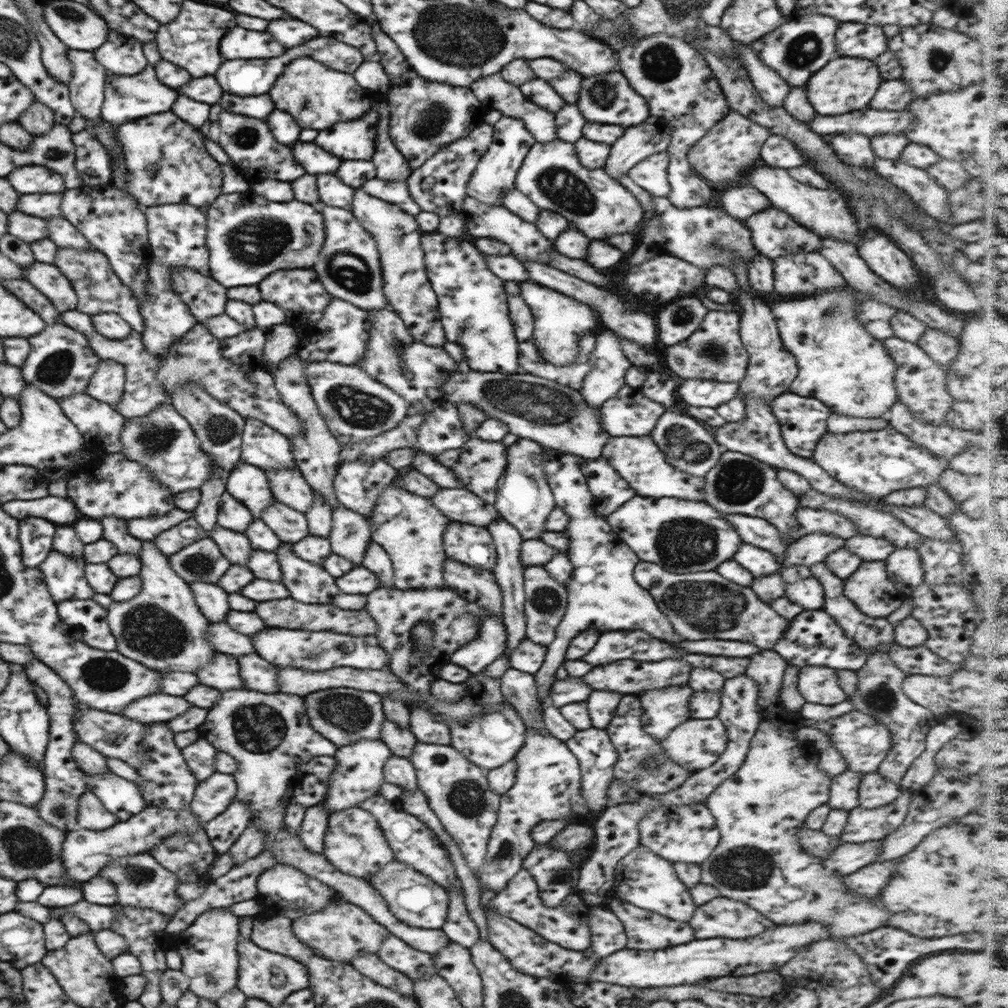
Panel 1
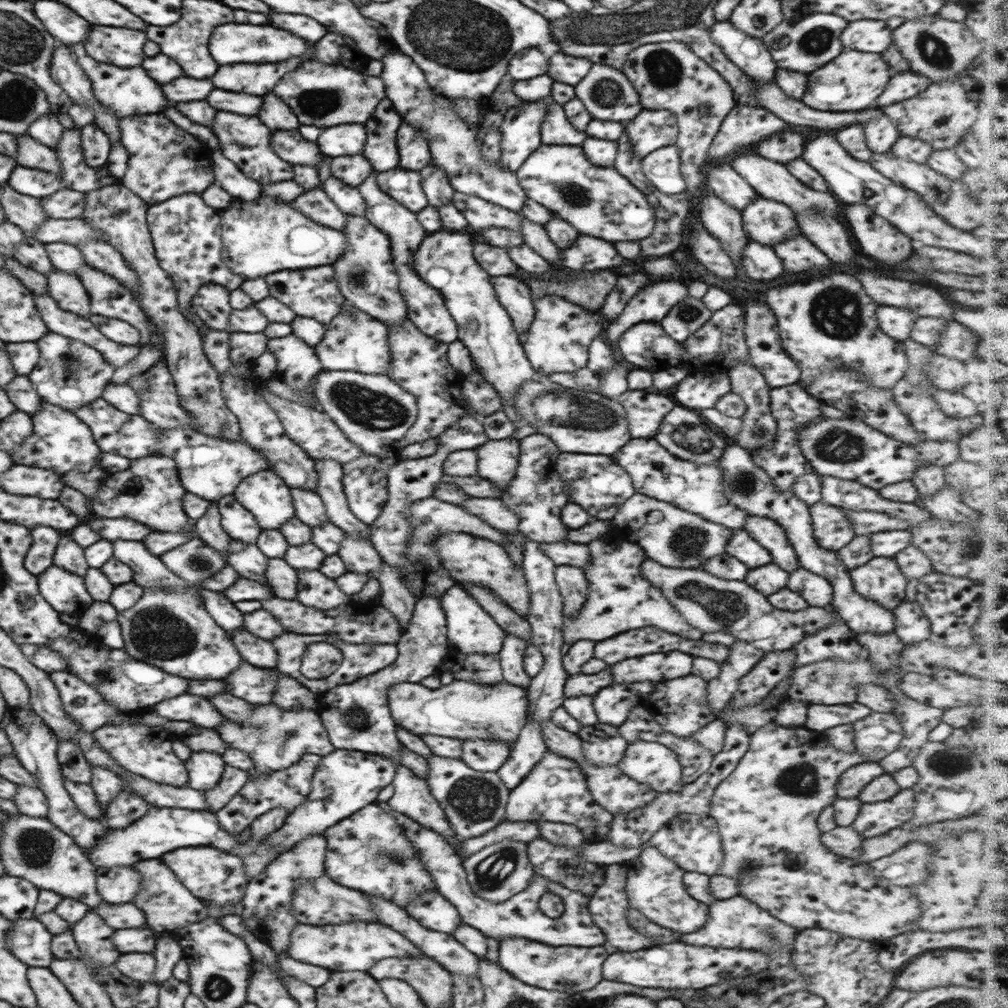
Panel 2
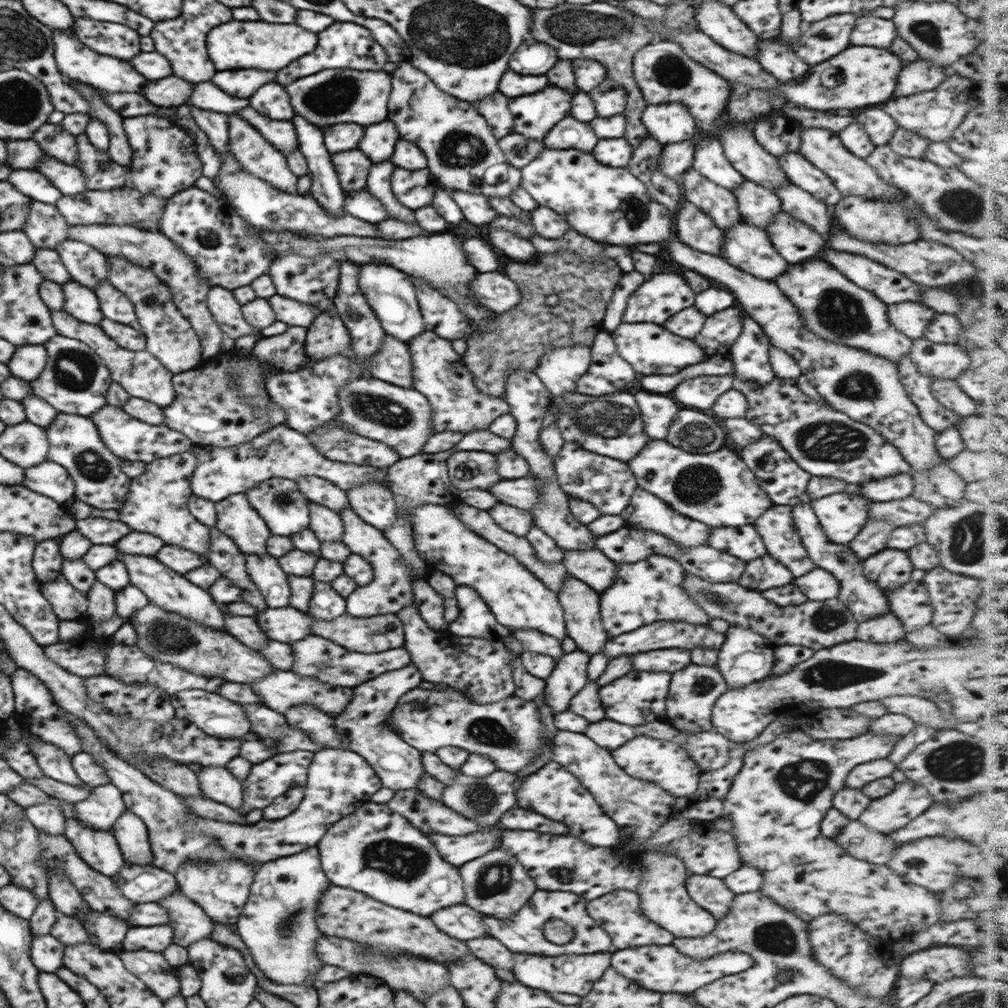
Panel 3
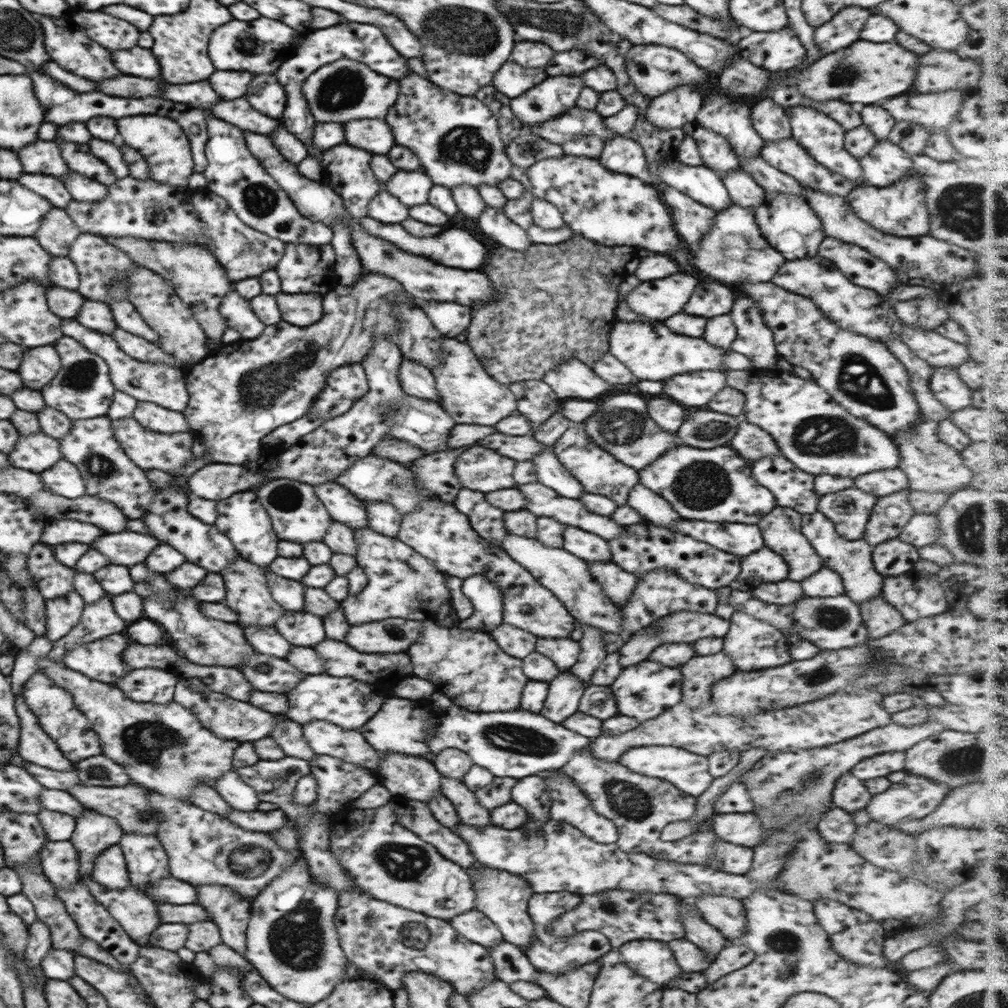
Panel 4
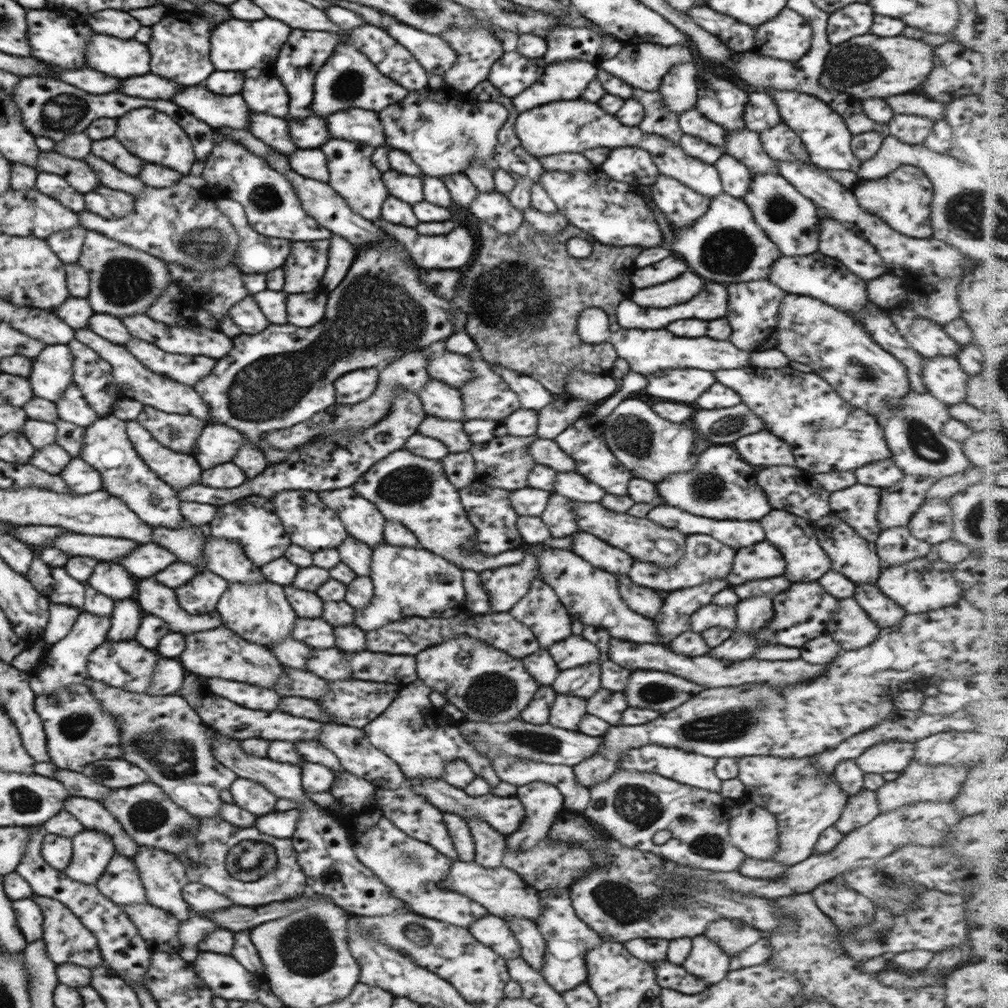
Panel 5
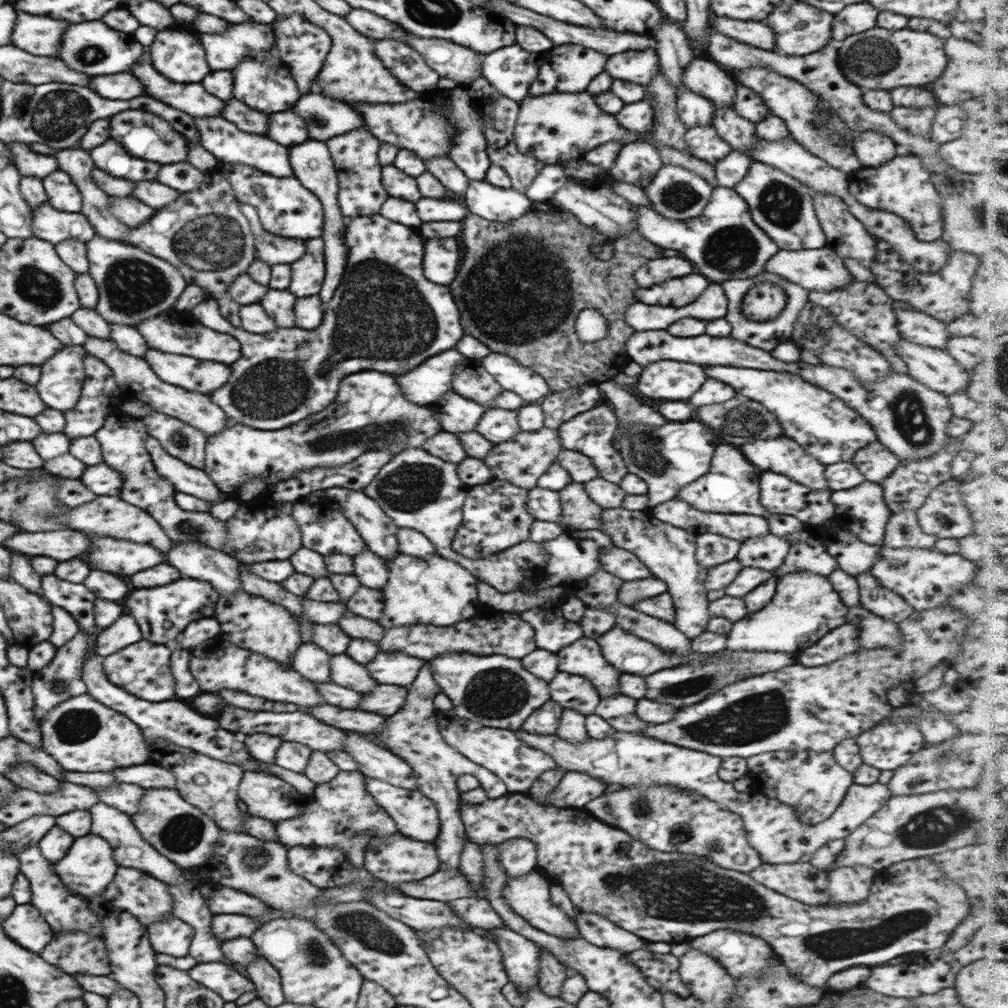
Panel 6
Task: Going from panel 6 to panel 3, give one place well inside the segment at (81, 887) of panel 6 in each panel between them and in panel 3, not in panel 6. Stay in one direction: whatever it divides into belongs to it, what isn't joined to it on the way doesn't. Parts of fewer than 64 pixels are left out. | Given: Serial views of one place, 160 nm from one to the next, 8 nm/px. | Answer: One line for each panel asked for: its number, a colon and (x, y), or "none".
3: (104, 805)
4: (94, 831)
5: (92, 850)

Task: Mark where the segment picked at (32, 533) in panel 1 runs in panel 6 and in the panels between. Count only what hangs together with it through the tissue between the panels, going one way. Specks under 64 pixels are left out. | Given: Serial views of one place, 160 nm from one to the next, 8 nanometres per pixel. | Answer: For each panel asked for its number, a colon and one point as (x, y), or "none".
2: (40, 555)
3: (47, 559)
4: (53, 579)
5: (54, 584)
6: (74, 598)

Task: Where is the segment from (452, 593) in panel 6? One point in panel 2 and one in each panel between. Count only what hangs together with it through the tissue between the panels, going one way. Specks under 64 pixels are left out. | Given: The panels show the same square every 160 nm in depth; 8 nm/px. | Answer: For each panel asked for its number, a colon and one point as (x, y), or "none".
2: (329, 472)
3: (391, 590)
4: (404, 584)
5: (408, 582)

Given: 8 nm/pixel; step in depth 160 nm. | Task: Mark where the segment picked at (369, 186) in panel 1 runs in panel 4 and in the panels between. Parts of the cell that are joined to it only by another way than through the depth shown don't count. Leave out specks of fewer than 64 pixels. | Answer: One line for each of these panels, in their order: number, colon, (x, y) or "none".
2: (402, 185)
3: (414, 189)
4: (411, 188)

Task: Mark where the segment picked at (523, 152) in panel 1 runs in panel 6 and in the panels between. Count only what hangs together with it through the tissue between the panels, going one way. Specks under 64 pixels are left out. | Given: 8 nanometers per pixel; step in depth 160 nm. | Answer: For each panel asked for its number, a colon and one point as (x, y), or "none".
2: (520, 131)
3: (535, 115)
4: (554, 95)
5: (566, 79)
6: (571, 67)

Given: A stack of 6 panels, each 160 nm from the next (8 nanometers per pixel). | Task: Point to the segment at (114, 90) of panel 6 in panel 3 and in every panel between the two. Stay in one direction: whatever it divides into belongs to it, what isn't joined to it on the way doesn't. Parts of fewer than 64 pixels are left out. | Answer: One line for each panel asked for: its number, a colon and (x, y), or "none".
3: (206, 96)
4: (200, 95)
5: (148, 86)

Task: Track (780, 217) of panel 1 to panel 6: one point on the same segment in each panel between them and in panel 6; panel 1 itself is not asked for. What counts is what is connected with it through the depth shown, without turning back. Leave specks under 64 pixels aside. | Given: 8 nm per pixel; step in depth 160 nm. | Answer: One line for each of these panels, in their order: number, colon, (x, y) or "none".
2: (765, 221)
3: (758, 206)
4: (744, 191)
5: (735, 178)
6: (731, 170)

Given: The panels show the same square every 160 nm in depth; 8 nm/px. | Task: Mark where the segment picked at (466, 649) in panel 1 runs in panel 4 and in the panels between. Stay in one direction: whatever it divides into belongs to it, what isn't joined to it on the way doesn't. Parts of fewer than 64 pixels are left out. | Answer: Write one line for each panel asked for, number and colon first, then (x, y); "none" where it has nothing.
2: (470, 629)
3: (475, 620)
4: (486, 598)

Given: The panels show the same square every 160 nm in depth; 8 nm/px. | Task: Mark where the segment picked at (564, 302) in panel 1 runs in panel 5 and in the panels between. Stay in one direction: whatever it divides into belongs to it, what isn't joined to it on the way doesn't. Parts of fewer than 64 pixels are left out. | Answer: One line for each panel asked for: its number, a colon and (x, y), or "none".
2: (559, 337)
3: (559, 367)
4: (571, 379)
5: (581, 385)

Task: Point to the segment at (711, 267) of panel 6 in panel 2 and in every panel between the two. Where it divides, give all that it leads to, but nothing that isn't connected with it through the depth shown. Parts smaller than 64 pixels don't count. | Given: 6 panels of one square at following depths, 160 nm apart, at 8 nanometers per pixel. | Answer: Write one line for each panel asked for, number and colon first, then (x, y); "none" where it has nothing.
2: (761, 262)
3: (747, 247)
4: (734, 251)
5: (726, 244)

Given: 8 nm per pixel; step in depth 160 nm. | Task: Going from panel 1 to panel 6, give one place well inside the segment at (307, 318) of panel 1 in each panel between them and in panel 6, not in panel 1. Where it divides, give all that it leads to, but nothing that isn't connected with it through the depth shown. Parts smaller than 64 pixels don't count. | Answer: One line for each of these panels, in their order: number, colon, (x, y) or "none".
2: (312, 293)
3: (314, 281)
4: (304, 268)
5: (306, 264)
6: (307, 273)

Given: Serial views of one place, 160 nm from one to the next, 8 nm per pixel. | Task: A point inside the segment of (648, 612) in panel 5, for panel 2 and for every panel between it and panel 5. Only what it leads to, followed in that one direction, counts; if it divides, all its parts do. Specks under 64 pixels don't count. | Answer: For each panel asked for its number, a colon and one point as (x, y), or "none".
2: (562, 553)
3: (592, 566)
4: (617, 584)

